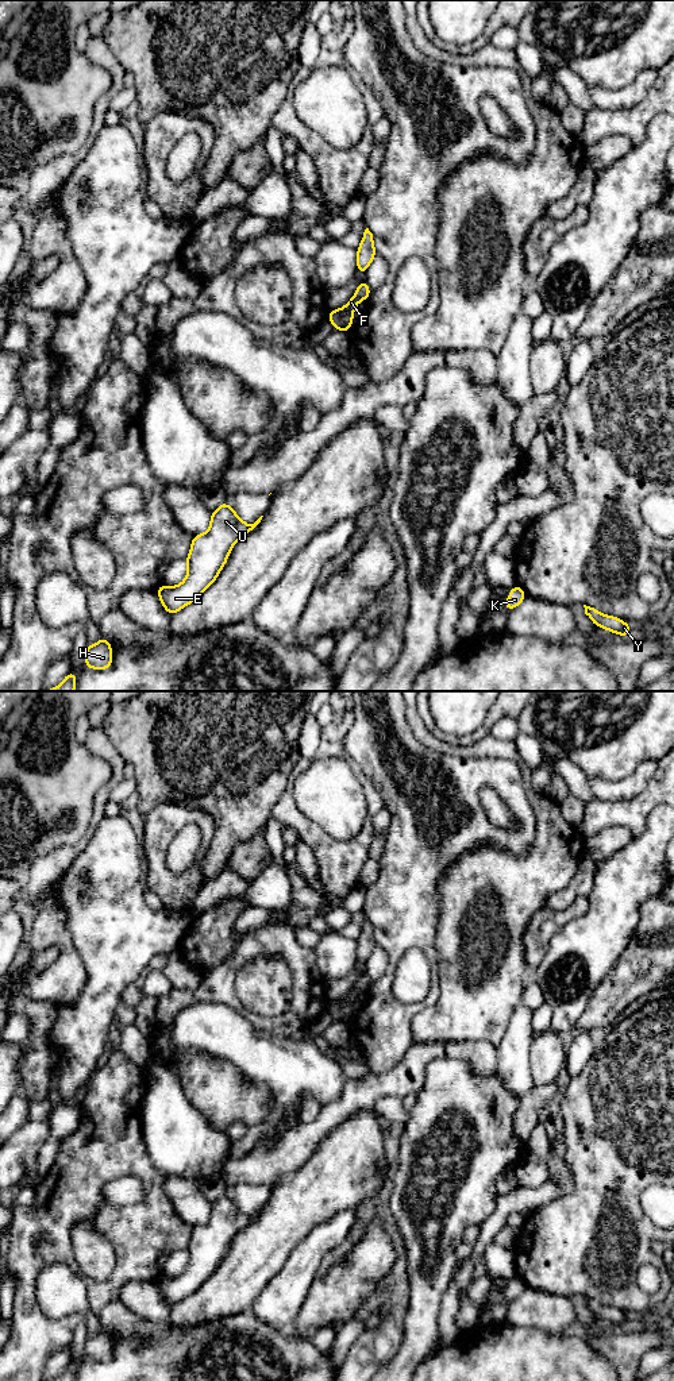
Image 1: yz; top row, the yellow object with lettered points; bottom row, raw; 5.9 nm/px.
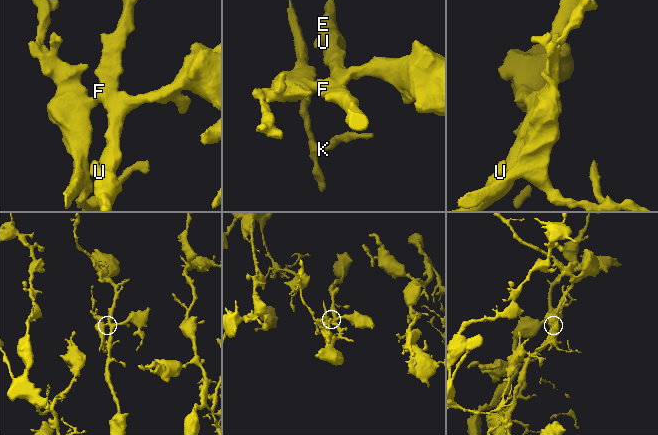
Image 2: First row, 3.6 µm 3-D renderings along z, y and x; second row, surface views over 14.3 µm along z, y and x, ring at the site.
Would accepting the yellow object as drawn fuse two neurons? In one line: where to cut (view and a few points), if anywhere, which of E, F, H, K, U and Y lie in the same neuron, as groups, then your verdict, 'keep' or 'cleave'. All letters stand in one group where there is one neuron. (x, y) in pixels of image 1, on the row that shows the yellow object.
cut in yz along (335, 309), (350, 327); E F H U / K Y; cleave

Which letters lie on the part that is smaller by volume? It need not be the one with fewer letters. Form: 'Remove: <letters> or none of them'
Remove: K, Y

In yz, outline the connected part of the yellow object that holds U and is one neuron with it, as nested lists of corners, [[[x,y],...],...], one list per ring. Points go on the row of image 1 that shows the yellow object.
[[[226,499],[211,512],[209,529],[192,536],[190,551],[185,559],[185,579],[174,587],[162,583],[155,590],[165,612],[174,616],[195,602],[217,579],[235,543],[249,535],[262,517],[254,524],[246,524]]]

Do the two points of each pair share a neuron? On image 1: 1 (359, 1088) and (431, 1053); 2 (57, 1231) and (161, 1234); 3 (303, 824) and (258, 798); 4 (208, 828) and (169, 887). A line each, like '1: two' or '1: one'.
1: one
2: one
3: two
4: one

